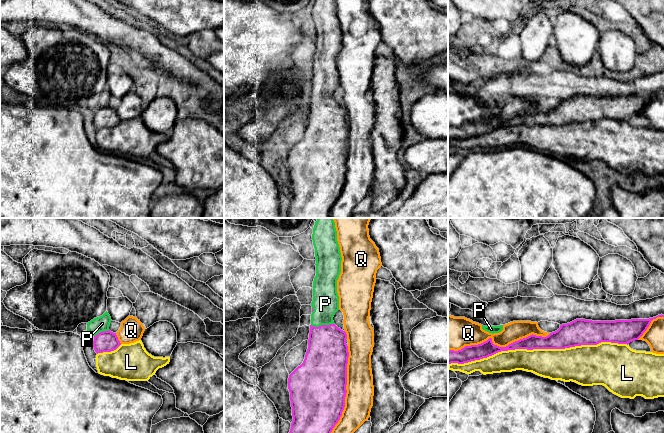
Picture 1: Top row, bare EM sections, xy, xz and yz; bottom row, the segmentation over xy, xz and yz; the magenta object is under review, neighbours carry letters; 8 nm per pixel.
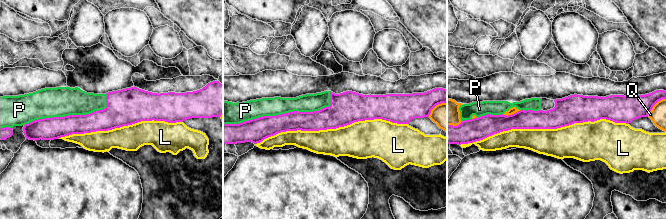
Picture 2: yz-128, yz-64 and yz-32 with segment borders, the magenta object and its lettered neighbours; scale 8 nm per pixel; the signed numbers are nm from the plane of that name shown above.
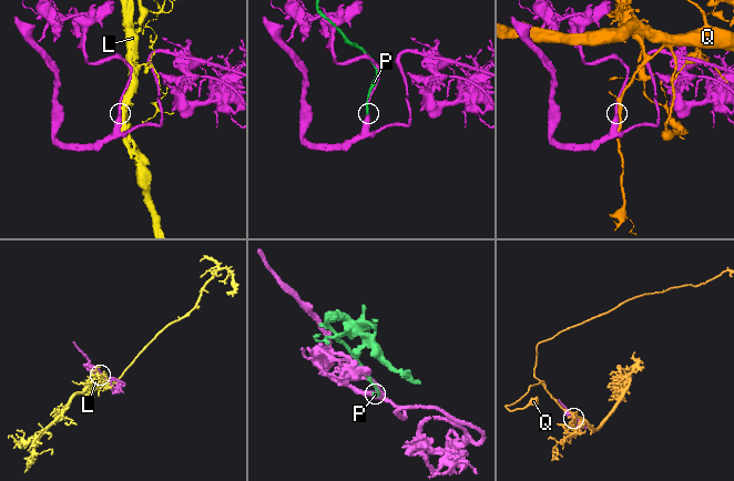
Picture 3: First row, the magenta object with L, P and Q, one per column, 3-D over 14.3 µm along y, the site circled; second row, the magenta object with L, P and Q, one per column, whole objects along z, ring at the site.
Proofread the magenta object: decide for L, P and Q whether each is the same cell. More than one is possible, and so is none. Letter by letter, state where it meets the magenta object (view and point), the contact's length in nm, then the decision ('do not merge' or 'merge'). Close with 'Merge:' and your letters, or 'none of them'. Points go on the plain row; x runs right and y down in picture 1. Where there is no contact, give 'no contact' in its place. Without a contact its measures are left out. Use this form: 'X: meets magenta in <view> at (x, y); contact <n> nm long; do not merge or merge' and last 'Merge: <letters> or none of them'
L: meets magenta in yz at (537, 124); contact 1450 nm long; do not merge
P: meets magenta in xz at (322, 101); contact 180 nm long; merge
Q: meets magenta in yz at (498, 122); contact 850 nm long; do not merge
Merge: P

